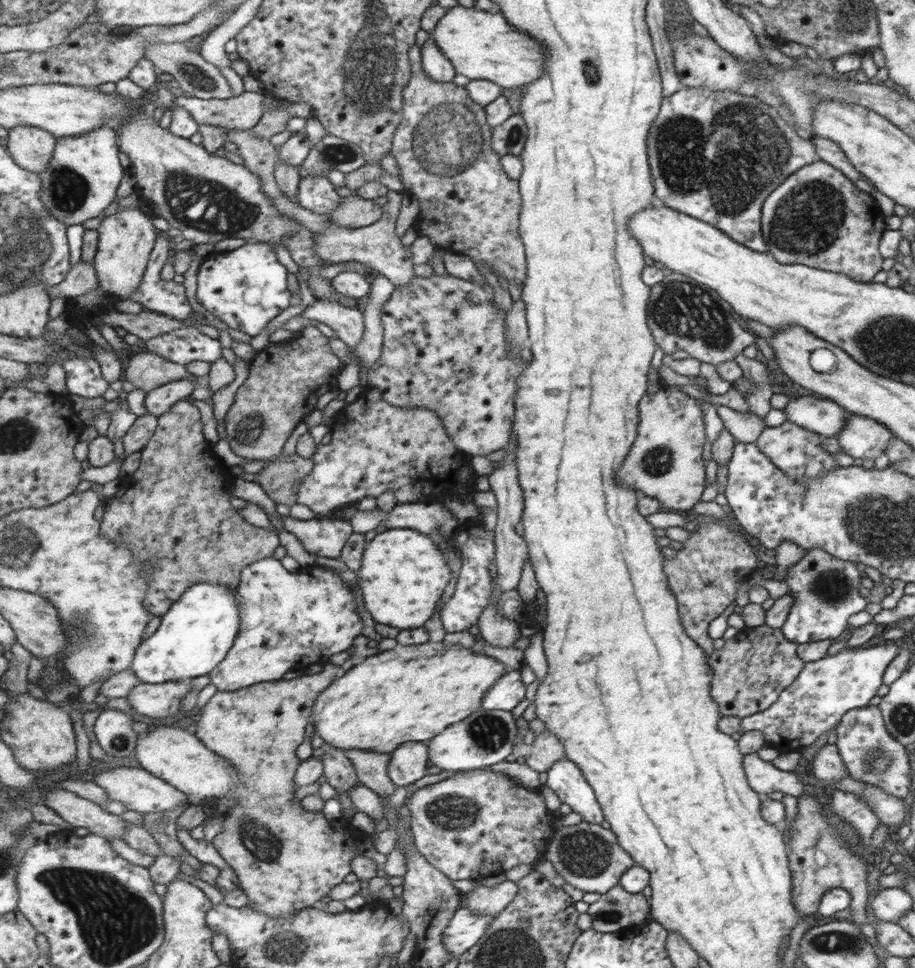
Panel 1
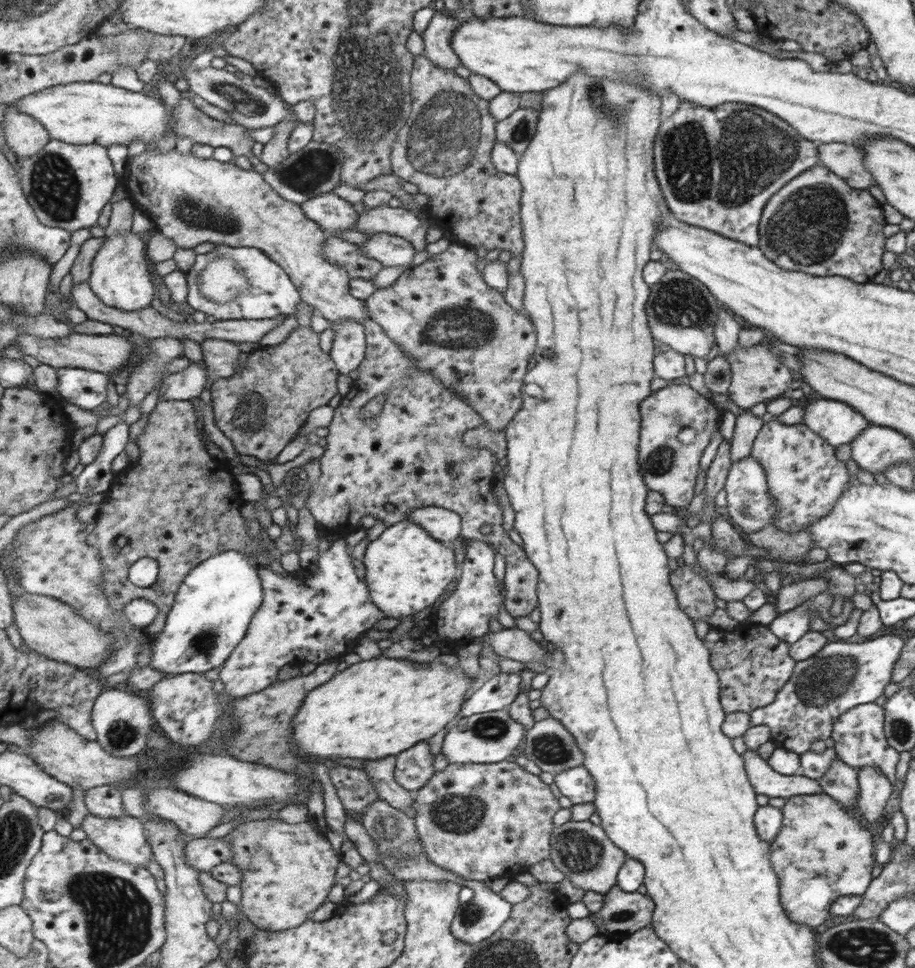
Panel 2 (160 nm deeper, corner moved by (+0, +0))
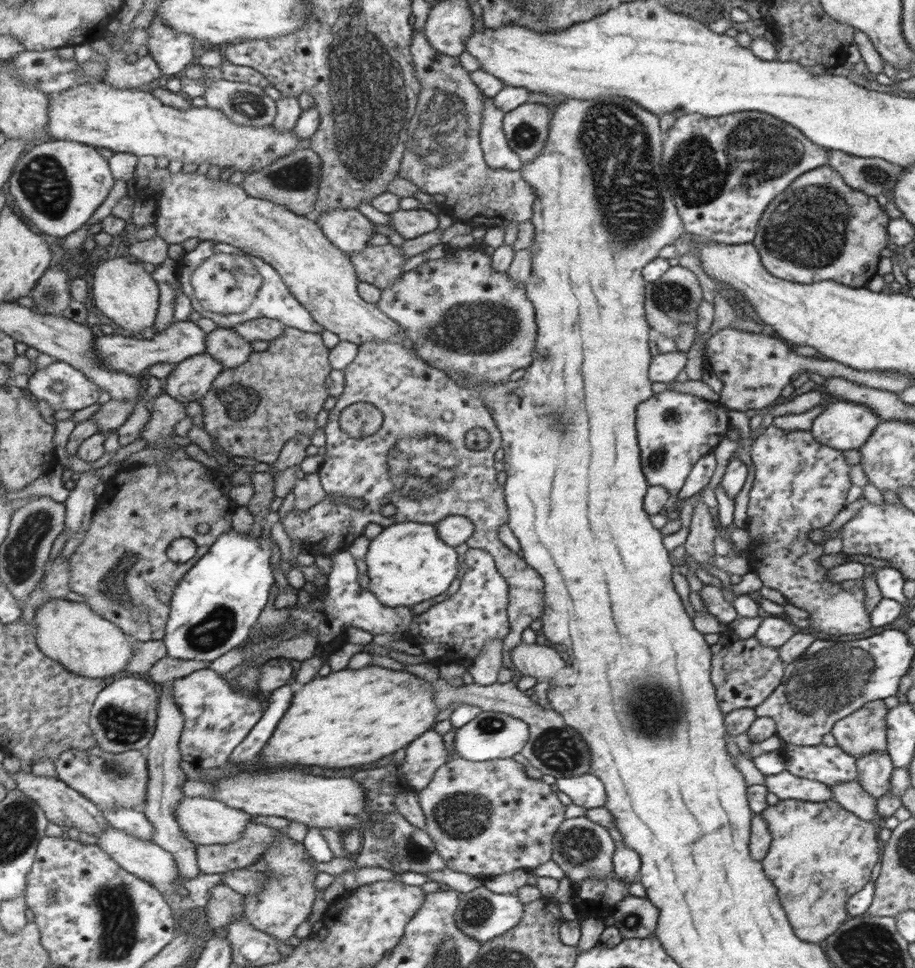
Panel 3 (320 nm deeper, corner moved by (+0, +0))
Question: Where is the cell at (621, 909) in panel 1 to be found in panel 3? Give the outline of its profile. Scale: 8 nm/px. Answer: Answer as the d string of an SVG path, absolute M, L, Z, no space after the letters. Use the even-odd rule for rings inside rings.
M629 895L612 907L612 924L623 939L645 938L655 933L658 910L646 897Z

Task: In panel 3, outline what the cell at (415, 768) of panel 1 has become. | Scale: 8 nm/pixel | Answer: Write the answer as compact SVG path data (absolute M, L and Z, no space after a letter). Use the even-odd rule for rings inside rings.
M430 729L404 748L404 759L399 763L399 769L414 792L427 786L437 768L456 757L455 752L450 755L445 749L441 738Z

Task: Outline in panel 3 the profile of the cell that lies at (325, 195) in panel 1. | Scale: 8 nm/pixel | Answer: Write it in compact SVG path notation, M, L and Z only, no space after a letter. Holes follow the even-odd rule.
M332 208L317 216L317 223L337 248L349 256L364 251L367 241L374 234L373 225L357 209Z

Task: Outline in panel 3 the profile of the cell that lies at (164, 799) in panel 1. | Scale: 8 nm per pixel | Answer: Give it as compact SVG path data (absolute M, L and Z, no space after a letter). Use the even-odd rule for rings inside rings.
M203 796L185 797L176 807L177 820L186 836L197 845L231 844L242 839L245 829L250 824L251 815L238 808L231 808L228 804L215 798Z

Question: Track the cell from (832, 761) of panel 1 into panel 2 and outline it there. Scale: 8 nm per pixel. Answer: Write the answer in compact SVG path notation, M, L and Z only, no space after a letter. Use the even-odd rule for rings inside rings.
M836 759L817 782L827 796L832 796L833 800L842 805L852 806L858 799L859 792L856 771L857 769Z

